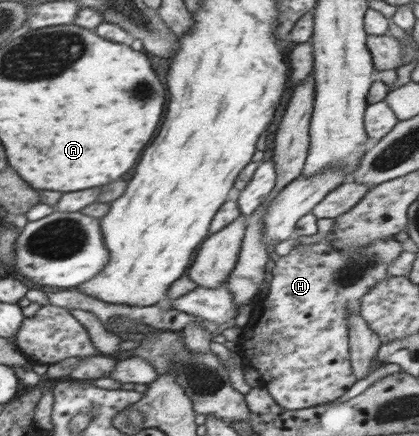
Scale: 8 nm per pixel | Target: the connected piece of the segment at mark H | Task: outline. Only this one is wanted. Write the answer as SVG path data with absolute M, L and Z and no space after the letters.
M388 236L388 239L385 240L372 241L371 244L364 245L363 248L355 253L335 249L330 244L330 241L325 238L316 243L298 244L287 255L279 256L277 261L270 264L268 267L268 272L271 273L269 286L264 293L256 295L252 301L252 317L247 324L240 328L240 334L236 339L237 349L235 352L242 359L241 366L252 367L259 372L260 387L269 392L269 395L279 407L287 410L299 410L335 401L357 380L351 368L351 352L348 345L348 317L350 313L358 313L360 311L360 297L365 295L372 285L379 284L380 281L386 279L388 266L392 264L401 252L401 242L397 242L393 236Z

